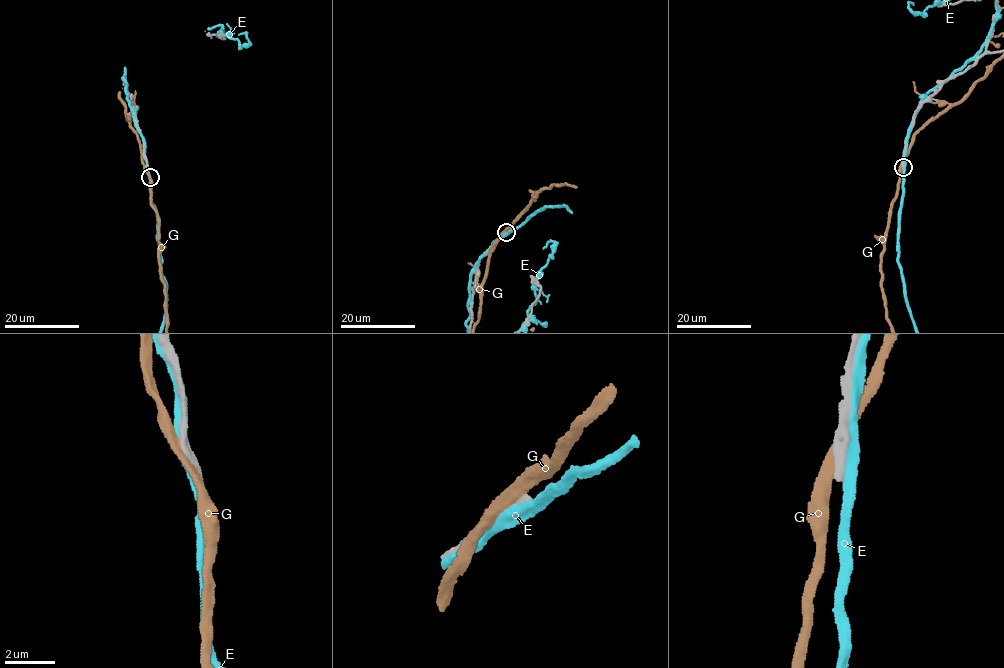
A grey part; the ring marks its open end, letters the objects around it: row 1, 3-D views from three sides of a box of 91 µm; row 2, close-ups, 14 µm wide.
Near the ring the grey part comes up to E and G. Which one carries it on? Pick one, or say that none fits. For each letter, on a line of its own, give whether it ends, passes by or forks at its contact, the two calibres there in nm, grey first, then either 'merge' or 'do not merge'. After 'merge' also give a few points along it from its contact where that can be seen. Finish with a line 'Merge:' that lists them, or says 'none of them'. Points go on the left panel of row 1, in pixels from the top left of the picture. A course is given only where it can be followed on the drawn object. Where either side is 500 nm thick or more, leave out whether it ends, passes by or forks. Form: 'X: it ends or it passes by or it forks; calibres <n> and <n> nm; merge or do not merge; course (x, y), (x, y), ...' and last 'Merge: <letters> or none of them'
E: it passes by; calibres 280 and 440 nm; do not merge
G: it passes by; calibres 280 and 360 nm; do not merge
Merge: none of them

